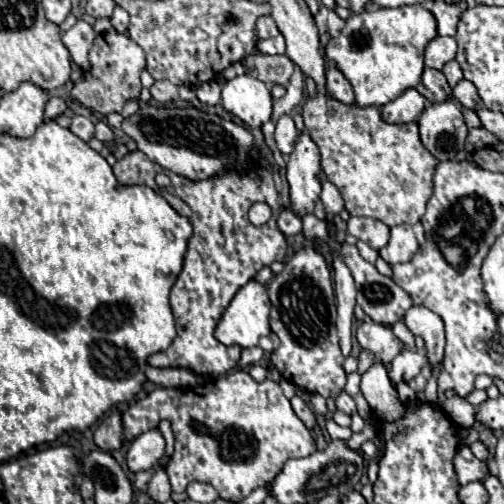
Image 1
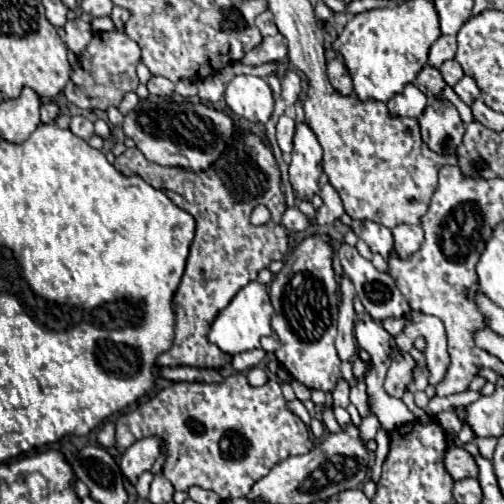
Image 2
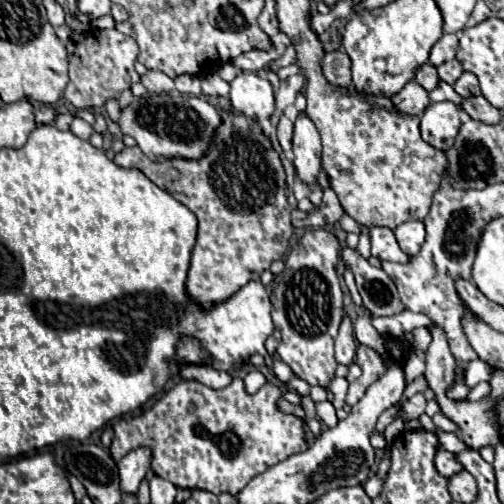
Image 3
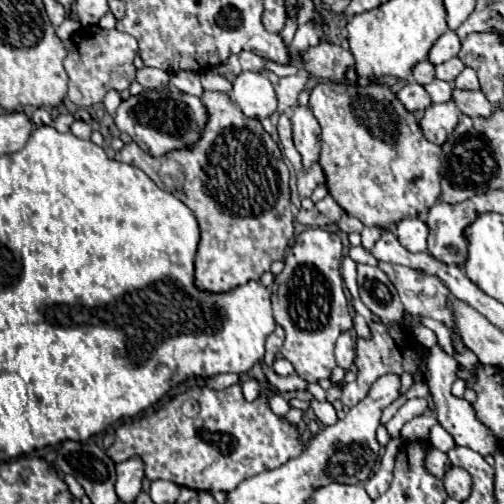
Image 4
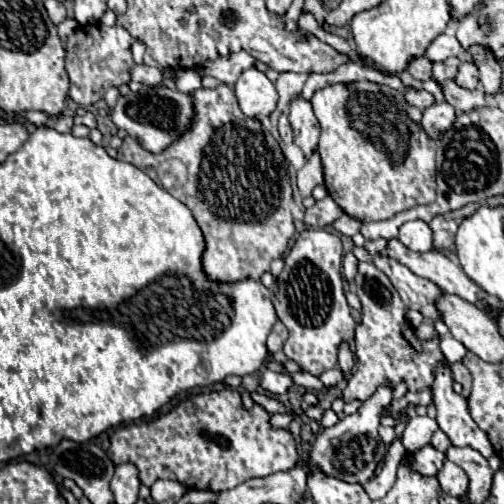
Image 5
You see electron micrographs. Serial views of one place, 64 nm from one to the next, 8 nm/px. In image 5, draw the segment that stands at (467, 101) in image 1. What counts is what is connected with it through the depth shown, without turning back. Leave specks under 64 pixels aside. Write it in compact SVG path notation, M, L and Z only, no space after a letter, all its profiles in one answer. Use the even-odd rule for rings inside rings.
M464 60L458 68L458 74L456 74L456 84L462 86L462 88L468 88L468 90L474 90L478 88L480 84L480 72L476 72L476 66L470 62L470 60Z

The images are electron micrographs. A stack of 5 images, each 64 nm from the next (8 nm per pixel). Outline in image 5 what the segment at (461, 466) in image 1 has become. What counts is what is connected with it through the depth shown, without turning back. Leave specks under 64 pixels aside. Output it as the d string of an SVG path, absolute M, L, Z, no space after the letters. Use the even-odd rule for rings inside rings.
M424 446L414 454L408 452L408 456L412 456L412 468L416 468L416 472L420 472L422 476L436 476L446 458L442 452L438 452L432 446Z

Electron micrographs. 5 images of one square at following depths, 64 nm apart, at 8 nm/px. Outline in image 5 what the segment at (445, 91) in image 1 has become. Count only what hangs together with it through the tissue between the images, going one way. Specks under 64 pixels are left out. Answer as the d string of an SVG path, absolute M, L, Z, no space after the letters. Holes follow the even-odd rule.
M426 56L412 58L406 68L416 80L430 80L432 78L432 62Z

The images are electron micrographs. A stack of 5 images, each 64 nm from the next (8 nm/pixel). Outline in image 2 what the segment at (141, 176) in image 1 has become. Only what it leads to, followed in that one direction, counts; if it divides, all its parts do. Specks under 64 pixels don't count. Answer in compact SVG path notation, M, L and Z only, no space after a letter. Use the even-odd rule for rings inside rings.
M238 128L234 132L230 144L226 146L226 150L218 156L218 160L212 162L212 166L202 172L192 172L192 170L172 168L172 166L158 166L154 162L148 162L138 148L132 148L132 150L128 148L122 156L116 158L114 166L122 174L138 174L146 182L150 182L154 188L166 190L170 196L174 194L174 202L196 218L196 236L190 246L186 272L182 276L180 288L176 290L176 298L174 298L174 312L176 312L174 346L170 352L158 356L156 364L160 364L160 366L182 366L184 364L184 366L196 366L196 368L222 370L230 362L230 356L222 354L214 344L208 342L208 338L206 338L208 326L212 324L214 316L234 298L234 294L240 288L244 288L250 280L256 280L258 272L262 268L268 268L268 264L272 260L282 260L288 252L288 230L284 228L284 224L280 224L288 206L286 206L286 198L282 192L280 170L278 170L278 164L276 164L276 158L272 154L270 146L266 146L264 140L256 134L252 134L250 130ZM260 204L270 210L270 220L262 226L254 226L250 222L250 214Z

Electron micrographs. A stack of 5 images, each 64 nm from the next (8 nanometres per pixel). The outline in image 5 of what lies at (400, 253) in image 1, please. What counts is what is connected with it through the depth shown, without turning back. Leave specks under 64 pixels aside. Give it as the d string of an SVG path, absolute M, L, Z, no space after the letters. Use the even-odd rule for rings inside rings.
M412 220L404 222L400 226L400 236L398 240L416 252L428 252L432 250L432 230L424 220Z

